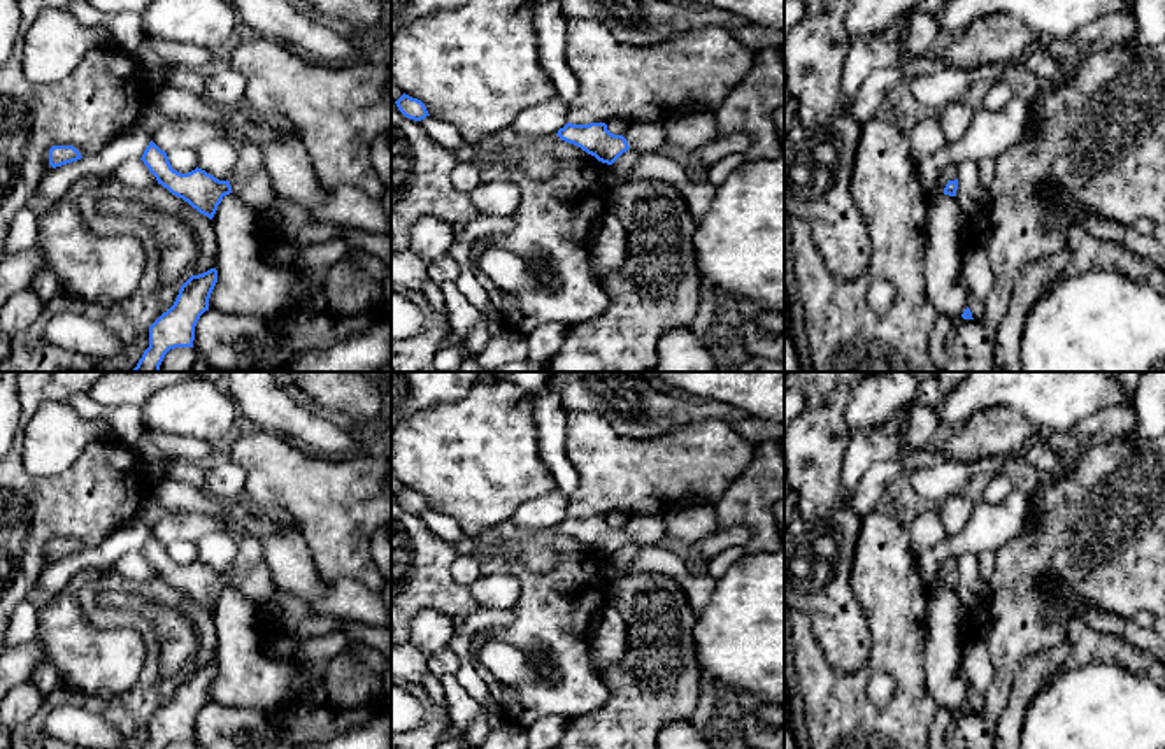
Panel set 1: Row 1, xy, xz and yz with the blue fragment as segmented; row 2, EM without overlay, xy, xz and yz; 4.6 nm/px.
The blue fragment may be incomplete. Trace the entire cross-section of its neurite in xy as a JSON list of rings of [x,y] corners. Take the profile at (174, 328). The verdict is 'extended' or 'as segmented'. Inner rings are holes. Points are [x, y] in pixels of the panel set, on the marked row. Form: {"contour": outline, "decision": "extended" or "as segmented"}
{"contour": [[[218,270],[191,275],[179,289],[174,305],[149,326],[149,347],[132,372],[160,372],[165,354],[175,347],[193,347],[195,326],[209,310]]], "decision": "as segmented"}

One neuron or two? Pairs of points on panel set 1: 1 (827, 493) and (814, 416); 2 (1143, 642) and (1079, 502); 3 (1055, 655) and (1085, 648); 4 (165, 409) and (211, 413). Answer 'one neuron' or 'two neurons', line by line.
1: one neuron
2: two neurons
3: two neurons
4: one neuron

